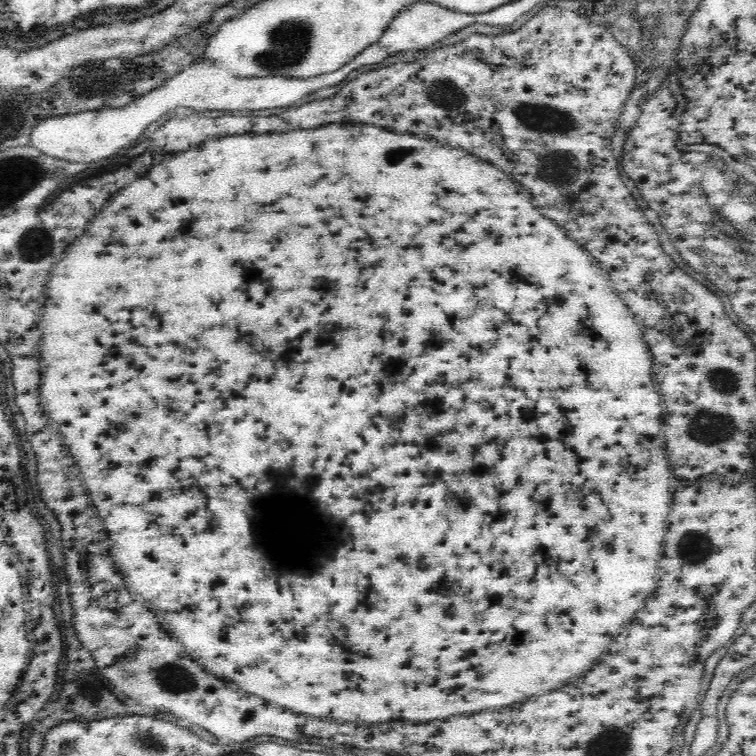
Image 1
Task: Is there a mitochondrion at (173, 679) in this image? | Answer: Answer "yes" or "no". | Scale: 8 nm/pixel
yes

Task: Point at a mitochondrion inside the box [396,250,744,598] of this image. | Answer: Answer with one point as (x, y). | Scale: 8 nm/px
(701, 555)

